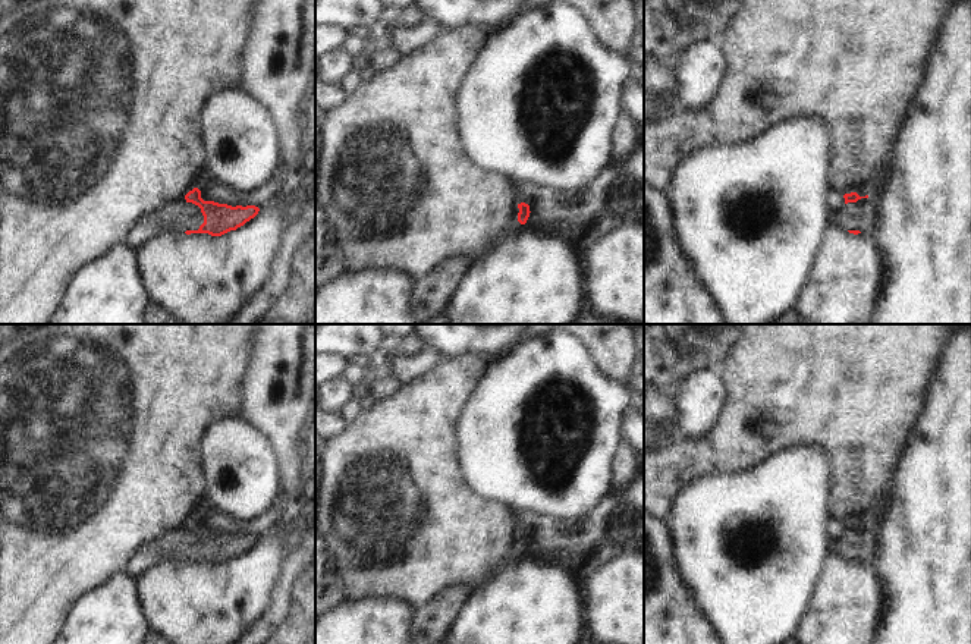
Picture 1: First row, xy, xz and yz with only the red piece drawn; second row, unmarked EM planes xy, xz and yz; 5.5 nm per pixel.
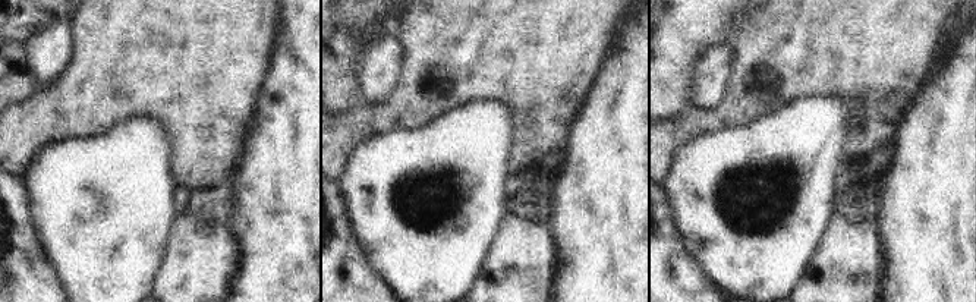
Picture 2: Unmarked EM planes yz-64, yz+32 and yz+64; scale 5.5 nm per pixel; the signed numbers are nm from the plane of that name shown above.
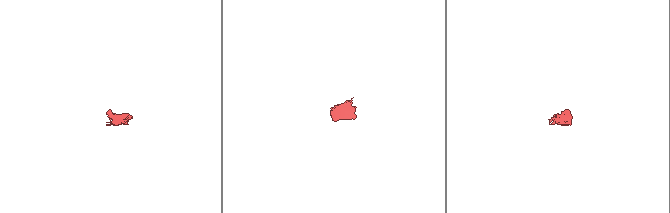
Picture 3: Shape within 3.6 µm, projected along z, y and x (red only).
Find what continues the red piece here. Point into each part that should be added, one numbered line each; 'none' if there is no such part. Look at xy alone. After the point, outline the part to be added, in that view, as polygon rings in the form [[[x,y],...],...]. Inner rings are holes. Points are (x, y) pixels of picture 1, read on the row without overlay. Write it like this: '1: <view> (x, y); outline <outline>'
1: xy (179, 544); outline [[[182,527],[163,534],[148,544],[142,544],[128,560],[123,572],[136,579],[150,566],[163,560],[185,562],[186,559],[198,559],[202,552],[201,537]]]

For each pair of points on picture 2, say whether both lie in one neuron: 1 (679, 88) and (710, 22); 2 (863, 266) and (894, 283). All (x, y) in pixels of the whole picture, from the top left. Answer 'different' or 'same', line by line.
1: same
2: different

